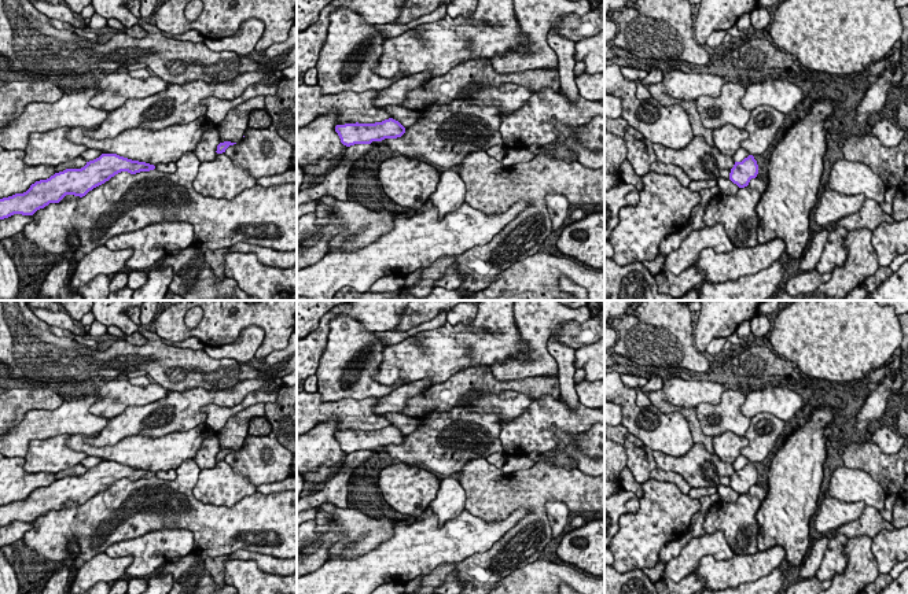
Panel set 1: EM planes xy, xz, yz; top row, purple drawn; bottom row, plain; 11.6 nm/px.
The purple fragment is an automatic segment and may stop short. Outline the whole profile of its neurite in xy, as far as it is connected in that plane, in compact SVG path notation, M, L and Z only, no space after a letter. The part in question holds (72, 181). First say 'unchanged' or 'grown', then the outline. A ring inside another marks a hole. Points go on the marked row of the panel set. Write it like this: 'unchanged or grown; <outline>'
unchanged; M102 154L81 169L66 169L47 180L36 181L23 193L0 199L0 219L14 214L33 215L49 203L59 203L66 195L85 196L121 171L136 174L155 166L132 161L117 154Z

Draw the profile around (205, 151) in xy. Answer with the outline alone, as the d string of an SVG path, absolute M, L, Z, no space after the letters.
M217 128L209 129L202 140L196 144L196 148L194 151L195 156L199 159L199 162L210 162L214 161L217 155L217 145L220 144L220 134Z

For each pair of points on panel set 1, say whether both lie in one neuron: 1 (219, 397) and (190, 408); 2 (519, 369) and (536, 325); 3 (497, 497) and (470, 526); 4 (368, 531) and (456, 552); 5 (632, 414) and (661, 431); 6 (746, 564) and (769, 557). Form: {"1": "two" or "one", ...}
{"1": "one", "2": "one", "3": "two", "4": "two", "5": "one", "6": "one"}

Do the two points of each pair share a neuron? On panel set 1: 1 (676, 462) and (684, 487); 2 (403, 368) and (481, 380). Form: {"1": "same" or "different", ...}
{"1": "different", "2": "different"}

